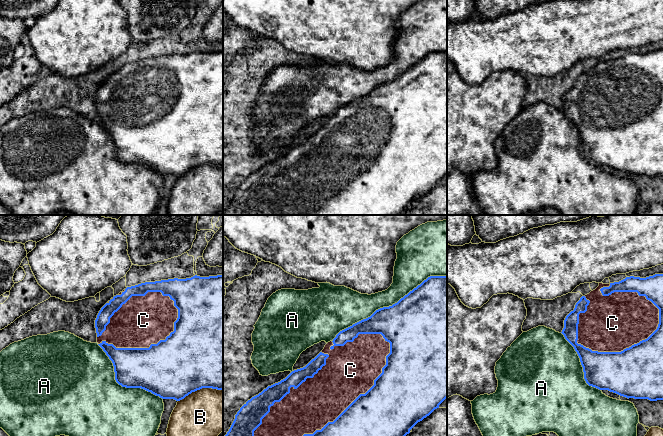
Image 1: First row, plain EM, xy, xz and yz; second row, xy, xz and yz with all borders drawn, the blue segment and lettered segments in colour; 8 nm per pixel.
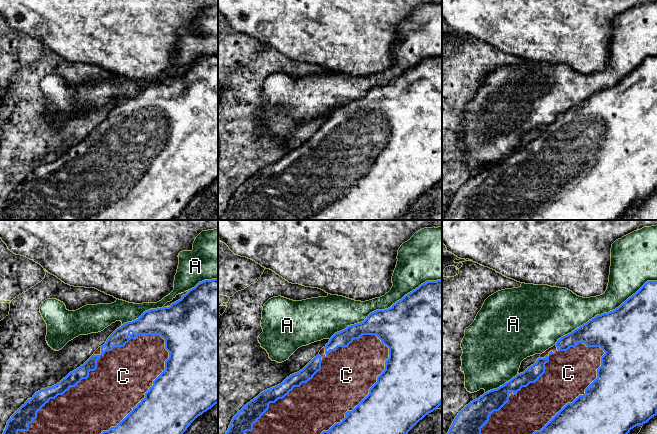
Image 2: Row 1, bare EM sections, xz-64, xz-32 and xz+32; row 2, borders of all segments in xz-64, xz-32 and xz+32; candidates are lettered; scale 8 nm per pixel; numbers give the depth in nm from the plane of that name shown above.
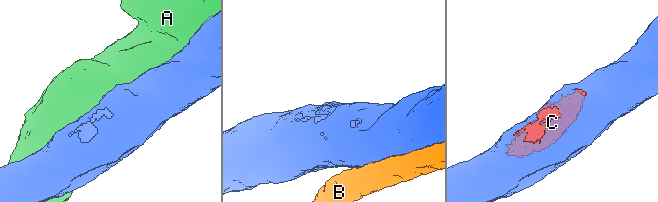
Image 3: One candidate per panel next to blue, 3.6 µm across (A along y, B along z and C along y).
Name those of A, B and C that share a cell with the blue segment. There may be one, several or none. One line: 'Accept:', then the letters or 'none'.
Accept: C

